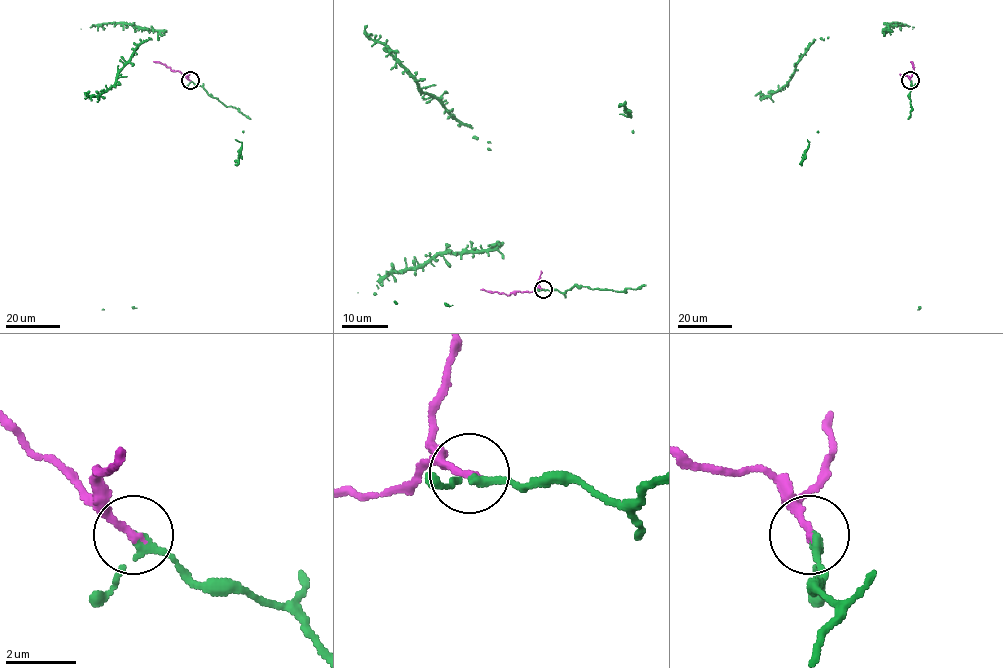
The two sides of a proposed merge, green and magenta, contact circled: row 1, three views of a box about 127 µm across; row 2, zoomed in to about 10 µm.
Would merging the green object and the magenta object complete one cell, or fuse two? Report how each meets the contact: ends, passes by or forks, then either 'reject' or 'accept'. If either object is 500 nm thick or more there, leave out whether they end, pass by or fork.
green passes by; magenta ends there; accept

